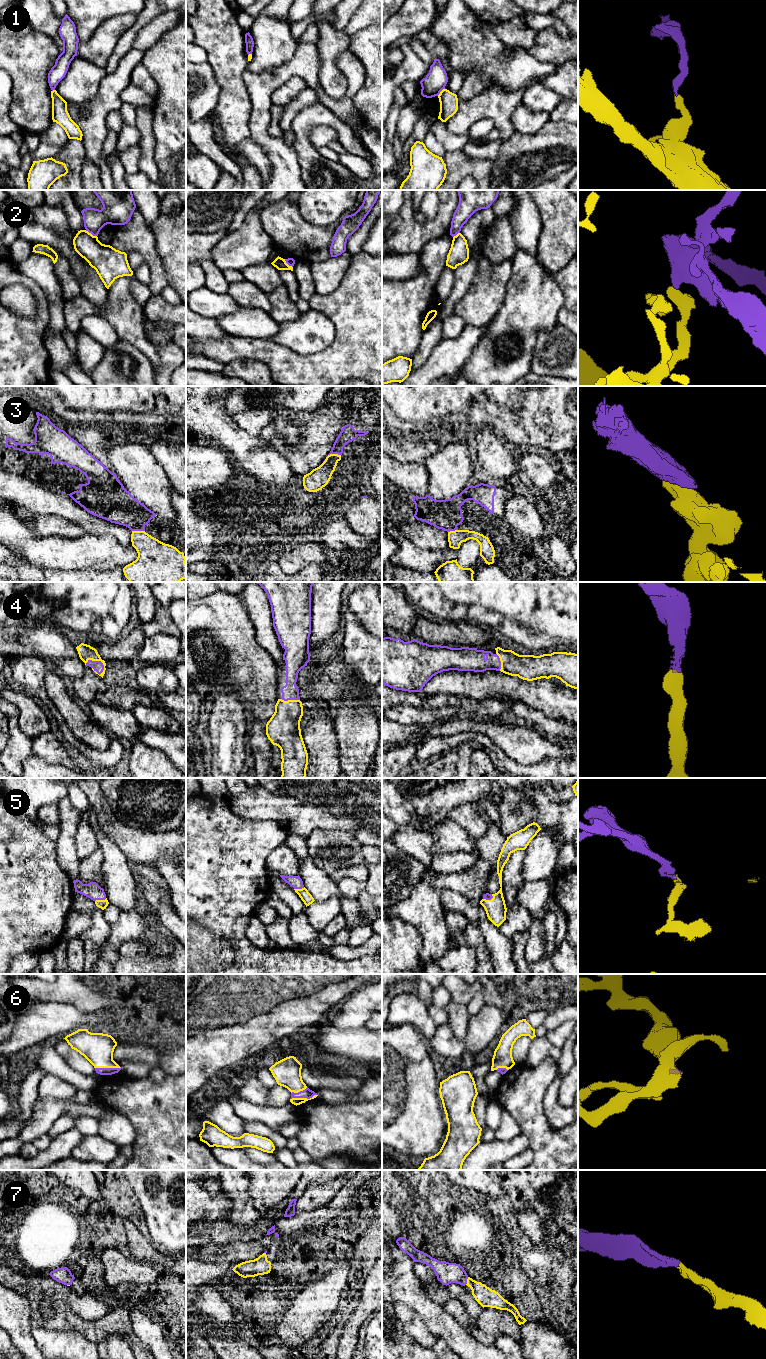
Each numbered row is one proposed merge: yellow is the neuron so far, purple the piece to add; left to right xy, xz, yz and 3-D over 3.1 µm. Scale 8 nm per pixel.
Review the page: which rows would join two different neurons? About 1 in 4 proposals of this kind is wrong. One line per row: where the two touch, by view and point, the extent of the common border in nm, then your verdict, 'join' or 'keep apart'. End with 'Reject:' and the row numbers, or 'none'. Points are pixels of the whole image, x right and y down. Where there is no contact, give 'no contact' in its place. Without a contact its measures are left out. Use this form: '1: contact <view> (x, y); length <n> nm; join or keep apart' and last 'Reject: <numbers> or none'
1: contact yz (440, 92); length 90 nm; keep apart
2: contact xy (90, 233); length 110 nm; keep apart
3: contact xy (138, 531); length 100 nm; keep apart
4: contact xy (97, 660); length 170 nm; join
5: contact xy (100, 900); length 100 nm; join
6: contact xy (108, 1067); length 200 nm; join
7: contact yz (467, 1281); length 70 nm; join
Reject: 1, 2, 3

